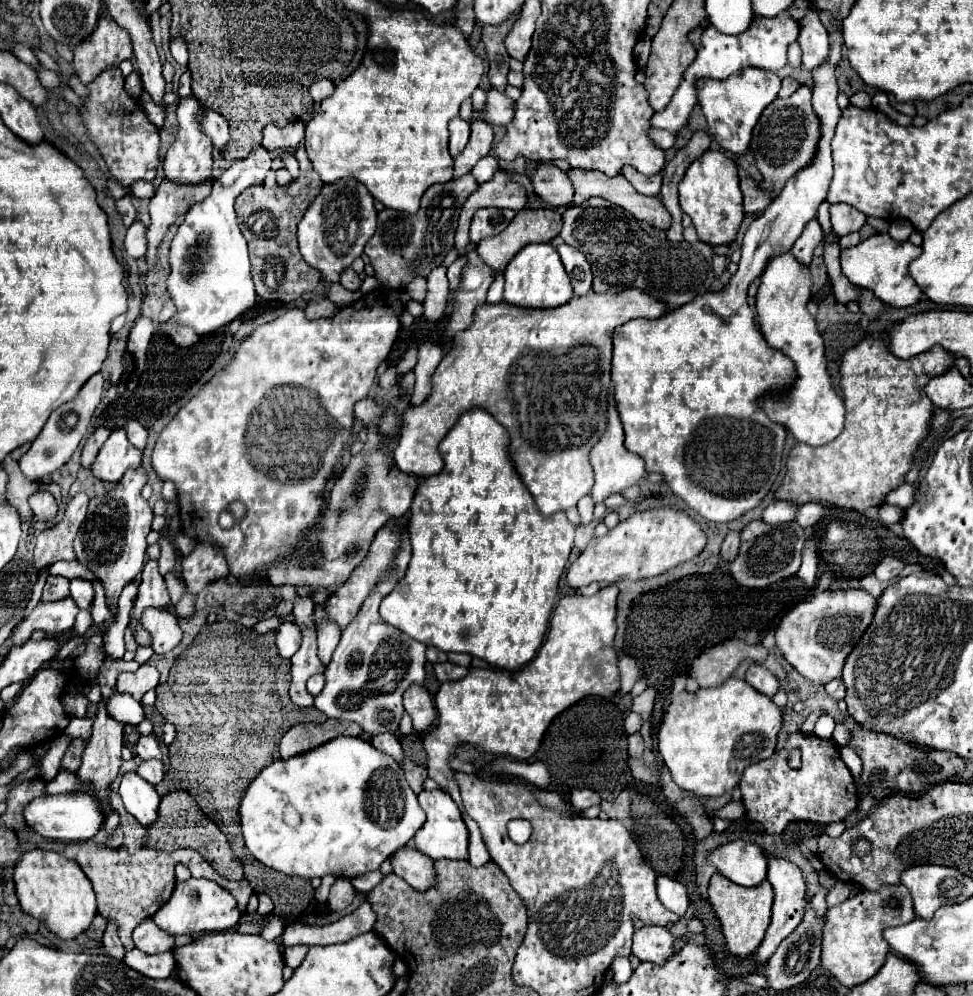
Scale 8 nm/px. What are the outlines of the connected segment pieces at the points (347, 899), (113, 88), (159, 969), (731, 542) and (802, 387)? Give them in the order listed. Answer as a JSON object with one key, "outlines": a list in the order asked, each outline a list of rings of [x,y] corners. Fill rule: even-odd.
{"outlines":[[[[337,878],[337,882],[331,886],[329,892],[329,908],[333,912],[345,912],[355,900],[355,888],[347,878]]],[[[109,68],[101,72],[91,84],[87,84],[87,90],[89,96],[83,100],[85,106],[81,120],[89,130],[89,136],[101,150],[111,176],[123,186],[129,186],[135,180],[153,182],[157,168],[161,164],[159,130],[147,120],[147,114],[143,112],[141,104],[127,96],[123,88],[121,70]]],[[[133,948],[125,956],[125,964],[149,978],[169,978],[175,968],[175,964],[171,964],[171,956],[173,956],[173,952],[163,952],[163,954],[151,956],[151,954],[145,954],[145,952]]],[[[729,532],[721,546],[721,558],[725,562],[733,562],[737,554],[739,554],[739,532]]],[[[791,252],[781,254],[767,264],[755,298],[761,332],[769,346],[781,350],[795,362],[797,380],[785,394],[765,398],[763,410],[773,422],[781,422],[797,438],[797,442],[805,442],[809,446],[823,446],[843,432],[845,404],[831,384],[827,372],[825,342],[817,330],[815,318],[807,310],[809,298],[811,298],[809,268],[801,266],[791,256]]]]}

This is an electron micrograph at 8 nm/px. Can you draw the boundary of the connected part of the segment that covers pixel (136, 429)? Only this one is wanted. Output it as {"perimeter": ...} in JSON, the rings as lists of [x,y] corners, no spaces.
{"perimeter":[[[129,420],[127,426],[125,426],[125,430],[127,430],[129,440],[131,440],[139,450],[143,450],[143,448],[145,448],[145,442],[147,442],[147,430],[145,430],[137,420]]]}

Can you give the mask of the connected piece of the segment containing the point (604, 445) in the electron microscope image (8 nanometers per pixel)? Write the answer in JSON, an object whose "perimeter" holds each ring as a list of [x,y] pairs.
{"perimeter":[[[613,386],[609,390],[609,416],[607,416],[607,428],[601,436],[601,440],[591,448],[589,460],[591,466],[595,470],[595,484],[591,490],[591,496],[595,500],[595,504],[601,504],[605,498],[609,498],[615,492],[621,492],[633,484],[637,484],[637,480],[643,478],[645,474],[645,464],[637,454],[631,454],[625,446],[623,446],[623,426],[619,420],[619,412],[615,408],[615,398],[613,398]]]}

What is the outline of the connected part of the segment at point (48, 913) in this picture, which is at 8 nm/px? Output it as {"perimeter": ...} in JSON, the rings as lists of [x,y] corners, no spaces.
{"perimeter":[[[31,850],[23,854],[15,866],[15,886],[21,910],[45,922],[47,928],[61,940],[75,940],[91,926],[97,914],[97,900],[91,882],[81,872],[79,864],[57,852]]]}

